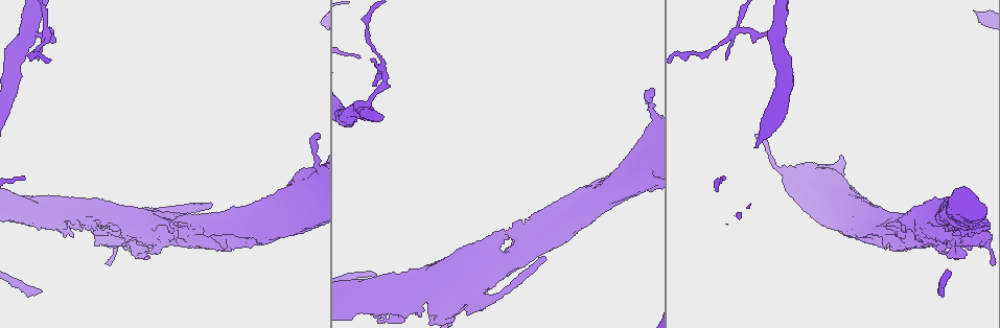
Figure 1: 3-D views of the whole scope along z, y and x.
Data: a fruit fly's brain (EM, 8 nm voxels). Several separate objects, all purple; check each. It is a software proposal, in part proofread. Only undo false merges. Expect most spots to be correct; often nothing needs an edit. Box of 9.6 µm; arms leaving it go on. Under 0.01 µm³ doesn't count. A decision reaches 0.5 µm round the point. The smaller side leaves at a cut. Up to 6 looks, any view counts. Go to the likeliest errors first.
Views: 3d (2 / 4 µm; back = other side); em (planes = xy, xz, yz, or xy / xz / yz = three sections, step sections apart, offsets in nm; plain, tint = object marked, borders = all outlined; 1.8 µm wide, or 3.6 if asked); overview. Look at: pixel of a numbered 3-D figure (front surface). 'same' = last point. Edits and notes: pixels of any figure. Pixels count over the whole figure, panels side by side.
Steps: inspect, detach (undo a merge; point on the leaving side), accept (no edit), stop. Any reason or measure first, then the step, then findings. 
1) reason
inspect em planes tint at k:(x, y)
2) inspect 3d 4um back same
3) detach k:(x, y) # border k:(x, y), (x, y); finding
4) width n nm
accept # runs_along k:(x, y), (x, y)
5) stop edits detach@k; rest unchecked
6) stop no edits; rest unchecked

three arms meet
inspect 3d 2um at 1:(740, 27)

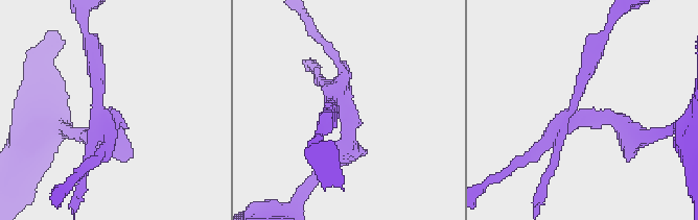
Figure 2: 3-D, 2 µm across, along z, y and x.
now the EM
inspect em planes borders at 2:(580, 116)

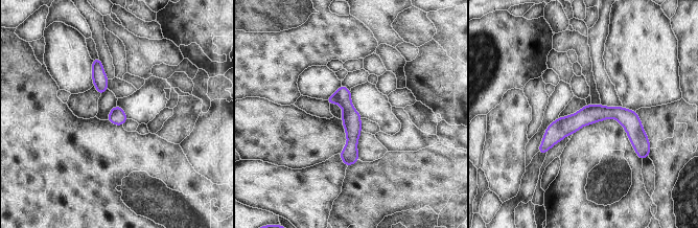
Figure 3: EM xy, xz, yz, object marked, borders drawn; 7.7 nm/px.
width 130 nm
accept # runs_along 3:(638, 145), (619, 113), (591, 113), (540, 151); one neuron here

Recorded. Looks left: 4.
sharp bend
inspect em 3.6um xz step 16 tint at 1:(827, 200)

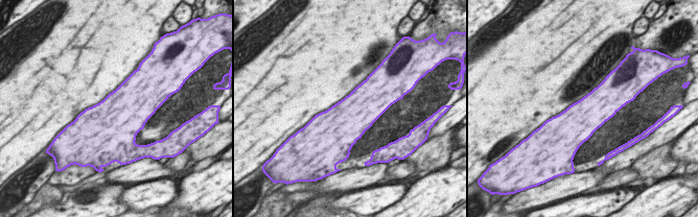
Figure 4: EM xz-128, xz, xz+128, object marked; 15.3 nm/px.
inspect em 3.6um planes tint same

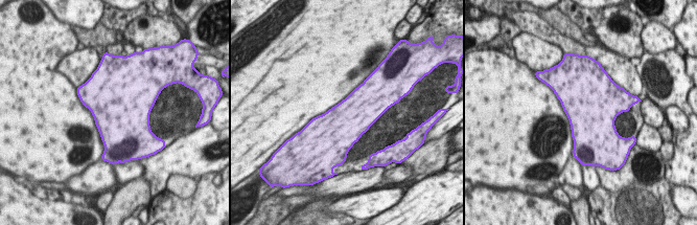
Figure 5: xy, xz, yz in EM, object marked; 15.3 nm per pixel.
width 600 nm
accept # continuous, no second neuron

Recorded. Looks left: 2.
a narrow waist
inspect em 3.6um planes tint at 1:(403, 302)

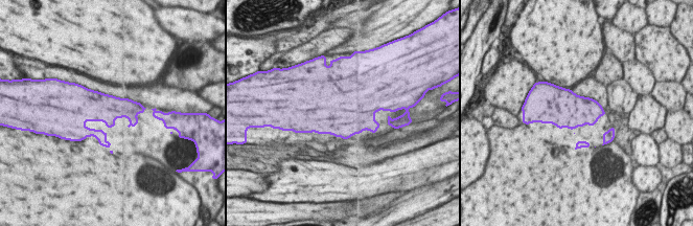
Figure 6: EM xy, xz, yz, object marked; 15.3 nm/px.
width 440 nm
accept # one neuron here

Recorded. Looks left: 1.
stop no edits; rest unchecked

